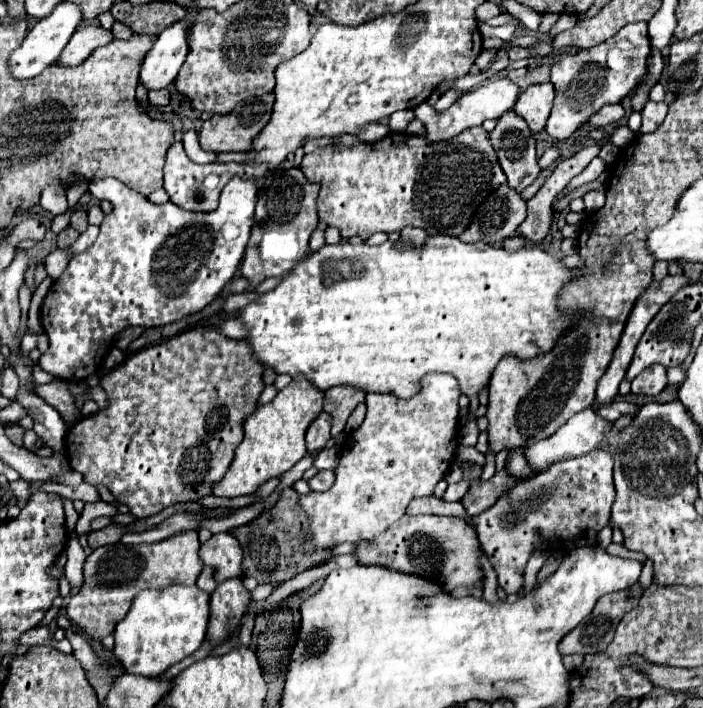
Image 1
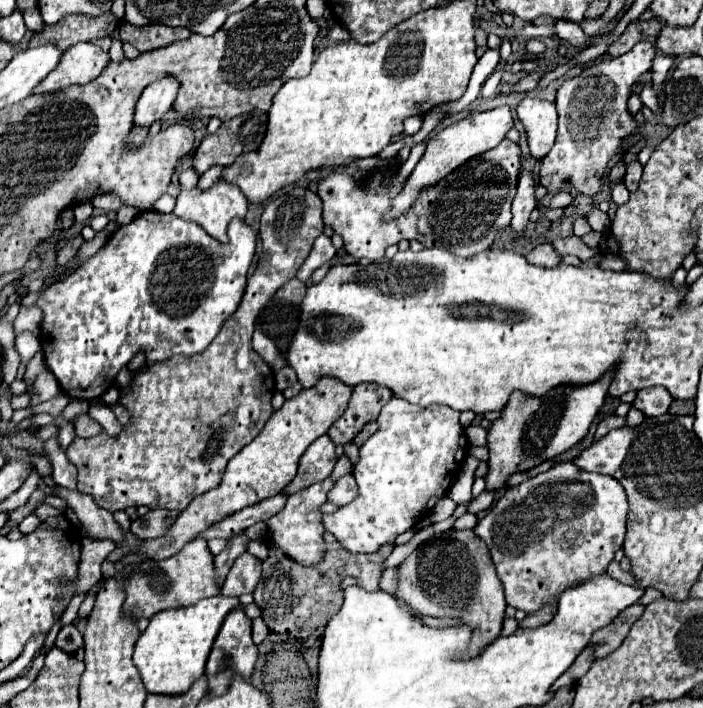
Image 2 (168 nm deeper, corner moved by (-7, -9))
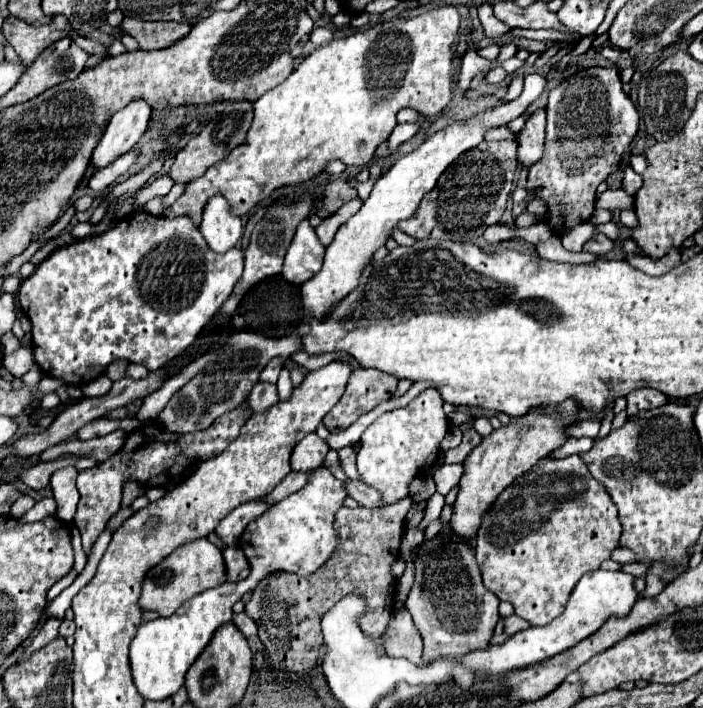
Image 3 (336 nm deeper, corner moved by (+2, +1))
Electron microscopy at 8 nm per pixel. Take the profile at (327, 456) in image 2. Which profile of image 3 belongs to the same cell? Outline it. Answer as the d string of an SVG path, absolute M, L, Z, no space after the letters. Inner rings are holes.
M316 432L308 434L304 440L296 444L292 452L292 470L308 472L308 470L318 468L324 462L328 450L330 446Z

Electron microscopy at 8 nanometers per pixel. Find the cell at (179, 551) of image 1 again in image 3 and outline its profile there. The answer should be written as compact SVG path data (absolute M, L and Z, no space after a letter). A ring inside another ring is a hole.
M206 538L186 542L186 546L174 550L168 558L164 558L146 574L140 606L144 610L156 610L160 616L170 616L174 614L174 610L178 610L178 606L182 606L192 596L200 594L202 590L210 590L222 582L226 582L226 566L222 552Z

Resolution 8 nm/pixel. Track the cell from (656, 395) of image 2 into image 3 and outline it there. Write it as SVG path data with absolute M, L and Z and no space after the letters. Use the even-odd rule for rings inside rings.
M640 388L640 390L634 390L632 394L628 394L626 400L628 400L626 412L628 412L628 416L634 416L640 410L652 410L652 408L666 404L668 396L658 390L652 390L652 388Z

